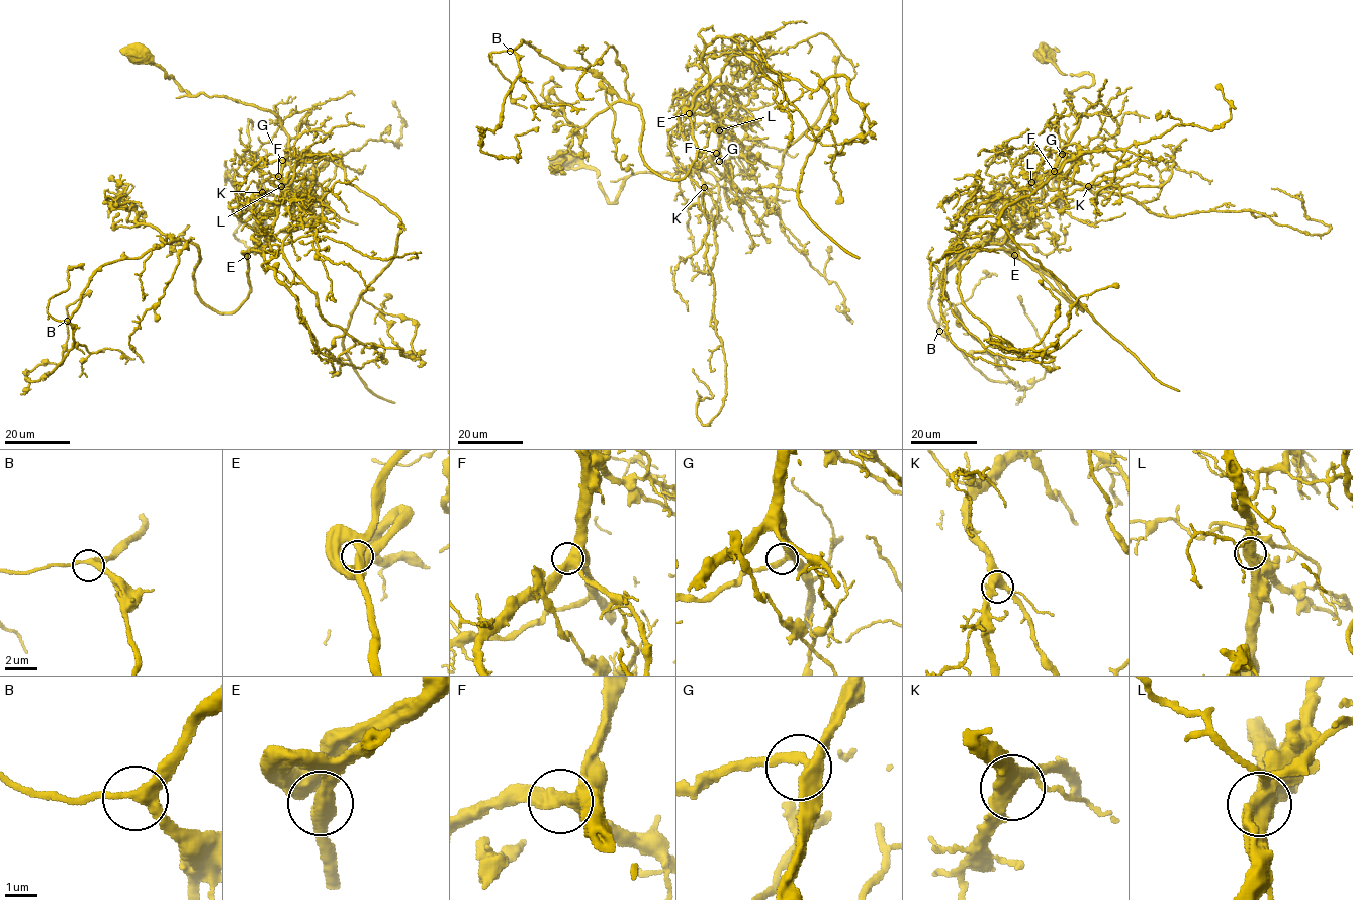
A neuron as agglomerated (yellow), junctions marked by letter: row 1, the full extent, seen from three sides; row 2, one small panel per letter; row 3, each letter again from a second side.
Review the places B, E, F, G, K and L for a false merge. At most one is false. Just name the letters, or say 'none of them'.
L

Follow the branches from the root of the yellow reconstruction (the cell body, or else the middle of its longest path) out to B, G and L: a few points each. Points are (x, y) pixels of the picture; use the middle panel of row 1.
B: (562, 157), (610, 202), (725, 166), (713, 110), (669, 180), (635, 104), (510, 51)
G: (562, 157), (570, 154), (596, 171), (610, 202), (632, 175), (705, 170), (721, 178), (725, 166), (719, 161)
L: (562, 157), (596, 171), (613, 202), (624, 181), (640, 172), (705, 170), (721, 178), (718, 129)

